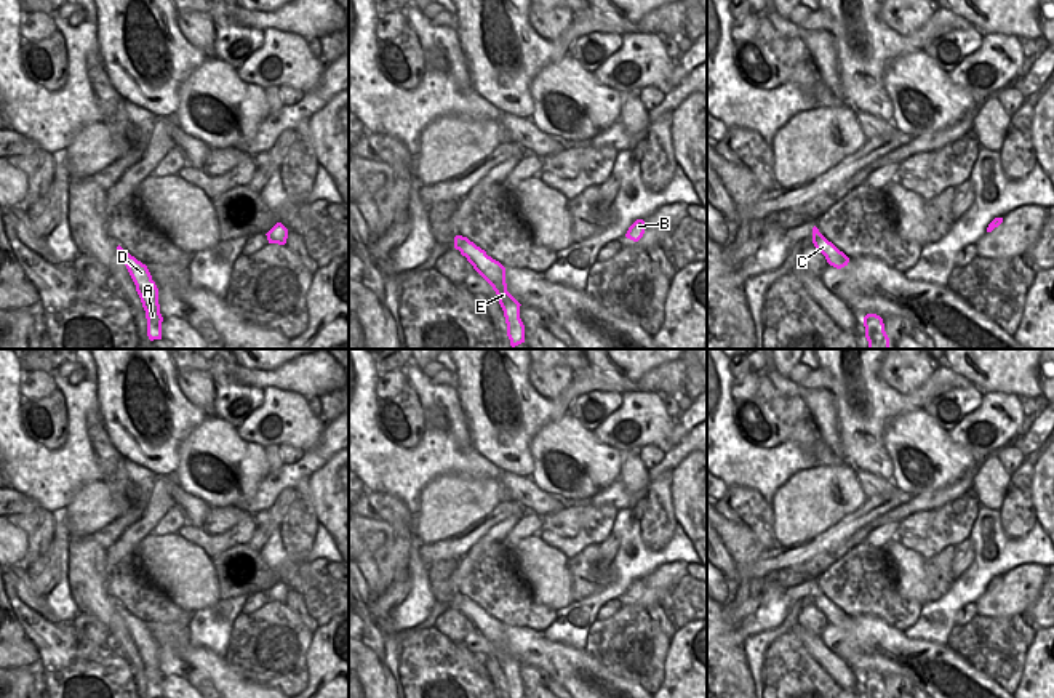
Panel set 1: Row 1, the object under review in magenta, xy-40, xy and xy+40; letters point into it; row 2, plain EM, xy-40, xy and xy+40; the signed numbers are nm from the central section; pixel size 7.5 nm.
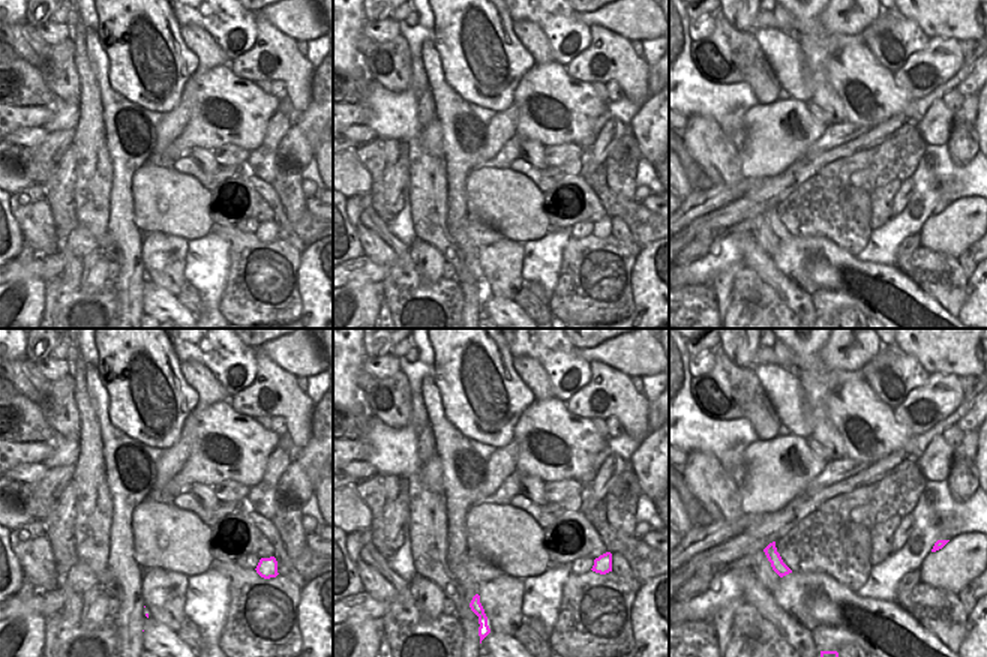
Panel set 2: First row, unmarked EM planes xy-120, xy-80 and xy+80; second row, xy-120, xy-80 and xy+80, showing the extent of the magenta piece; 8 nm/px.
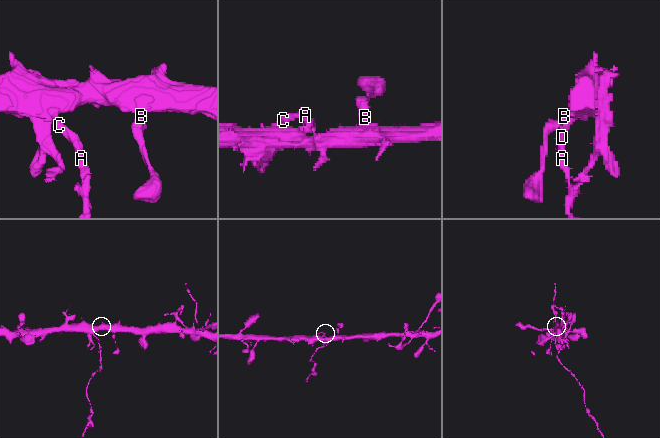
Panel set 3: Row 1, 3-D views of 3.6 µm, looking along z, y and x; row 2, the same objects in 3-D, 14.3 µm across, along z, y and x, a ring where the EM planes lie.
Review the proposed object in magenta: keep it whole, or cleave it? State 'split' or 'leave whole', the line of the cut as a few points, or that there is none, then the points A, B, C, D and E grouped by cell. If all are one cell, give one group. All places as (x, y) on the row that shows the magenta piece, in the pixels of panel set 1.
split; cut xy+40 (819, 232), (813, 237); groups A C D E / B

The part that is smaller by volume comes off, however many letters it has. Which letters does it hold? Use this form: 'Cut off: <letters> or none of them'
Cut off: A, C, D, E

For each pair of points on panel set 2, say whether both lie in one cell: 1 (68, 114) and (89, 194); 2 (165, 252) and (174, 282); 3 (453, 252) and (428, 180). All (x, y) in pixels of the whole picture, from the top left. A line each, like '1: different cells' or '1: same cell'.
1: different cells
2: same cell
3: same cell

